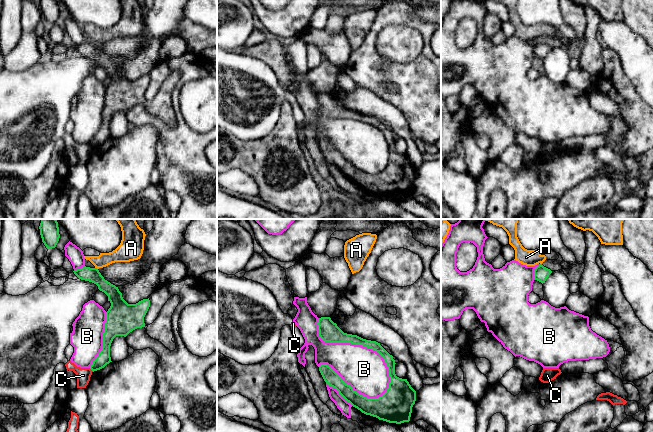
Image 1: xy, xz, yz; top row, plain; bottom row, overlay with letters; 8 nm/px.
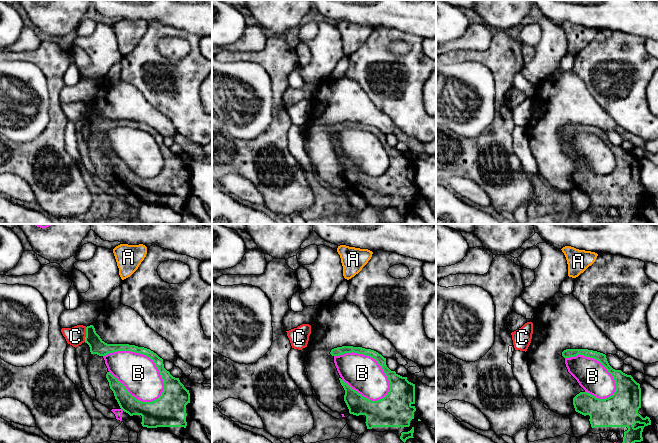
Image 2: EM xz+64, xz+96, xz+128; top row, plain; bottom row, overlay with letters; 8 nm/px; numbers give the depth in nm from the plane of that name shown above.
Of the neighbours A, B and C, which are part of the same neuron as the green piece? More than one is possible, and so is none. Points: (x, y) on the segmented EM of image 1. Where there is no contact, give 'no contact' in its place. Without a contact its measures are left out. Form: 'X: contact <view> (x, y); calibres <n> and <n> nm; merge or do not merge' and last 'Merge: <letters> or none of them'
A: contact xy (96, 268); calibres 120 and 140 nm; do not merge
B: contact xz (361, 344); calibres 150 and 340 nm; do not merge
C: contact xy (91, 369); calibres 110 and 120 nm; do not merge
Merge: none of them

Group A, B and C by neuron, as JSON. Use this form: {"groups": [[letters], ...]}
{"groups": [["A"], ["B"], ["C"]]}

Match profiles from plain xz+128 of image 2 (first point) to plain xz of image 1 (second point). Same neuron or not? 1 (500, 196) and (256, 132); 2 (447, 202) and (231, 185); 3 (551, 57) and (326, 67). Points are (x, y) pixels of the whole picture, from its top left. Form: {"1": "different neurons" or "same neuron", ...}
{"1": "different neurons", "2": "different neurons", "3": "different neurons"}

